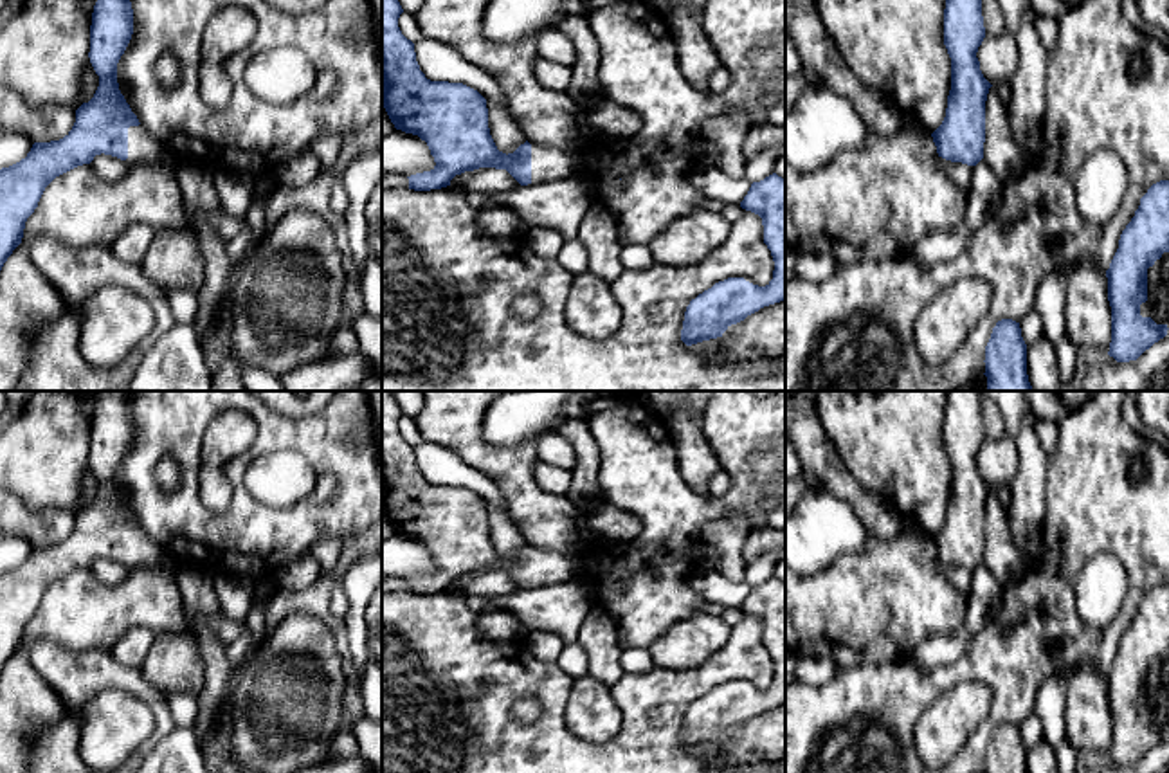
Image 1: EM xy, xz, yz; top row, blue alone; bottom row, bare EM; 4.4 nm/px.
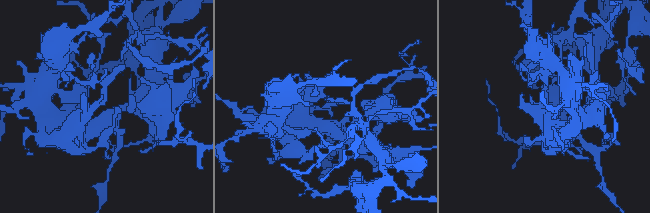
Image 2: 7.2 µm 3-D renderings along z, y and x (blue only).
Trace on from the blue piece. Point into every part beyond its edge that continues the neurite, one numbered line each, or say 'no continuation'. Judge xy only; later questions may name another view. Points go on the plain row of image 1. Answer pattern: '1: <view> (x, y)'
1: xy (143, 552)

